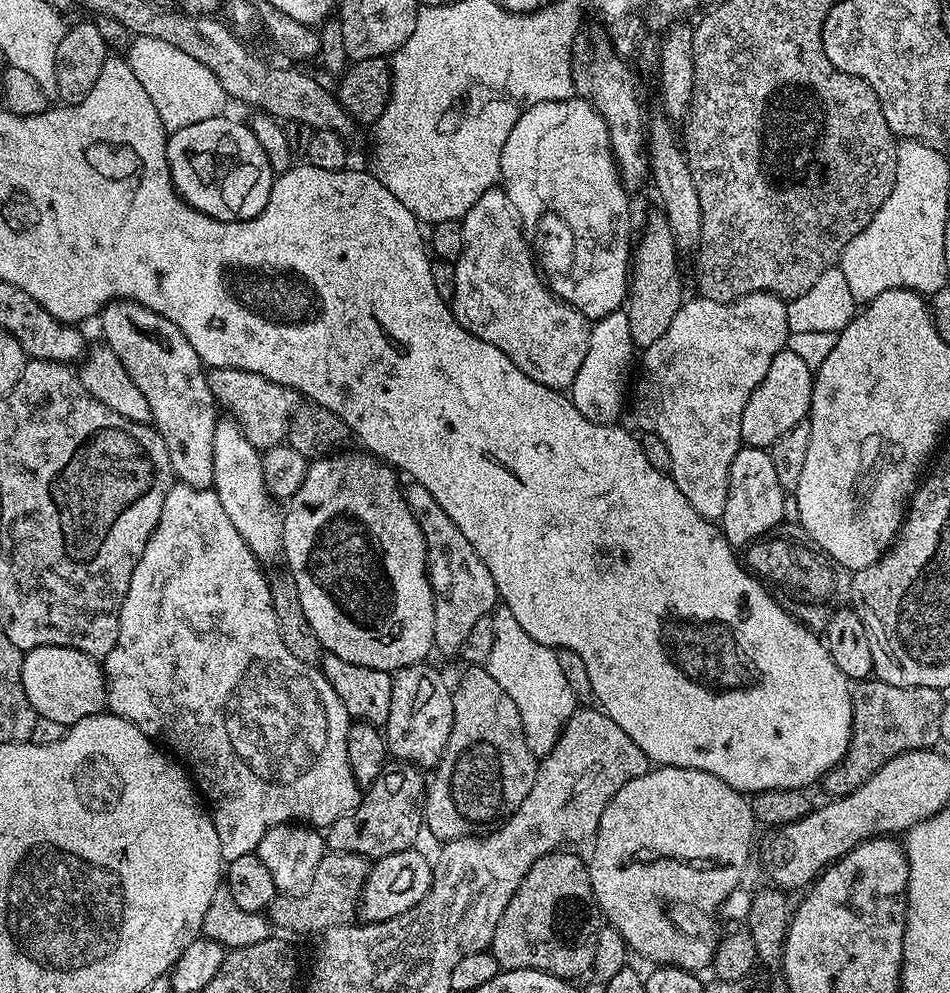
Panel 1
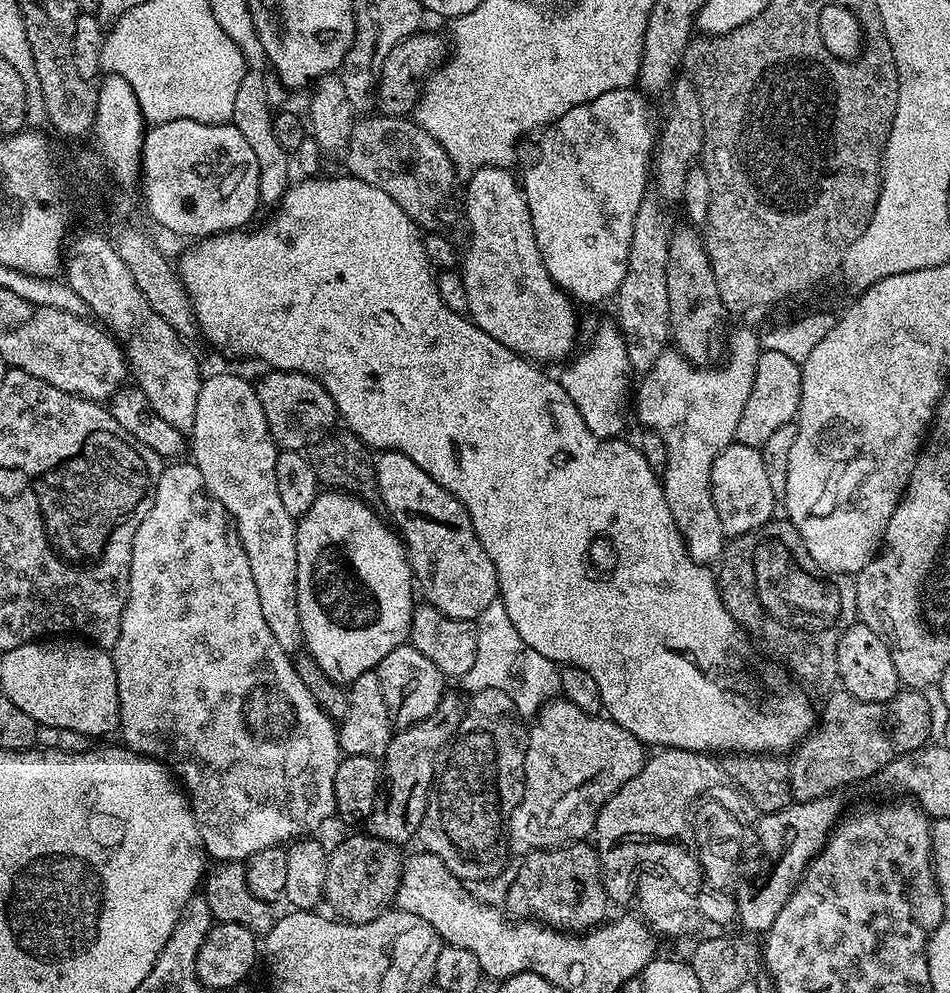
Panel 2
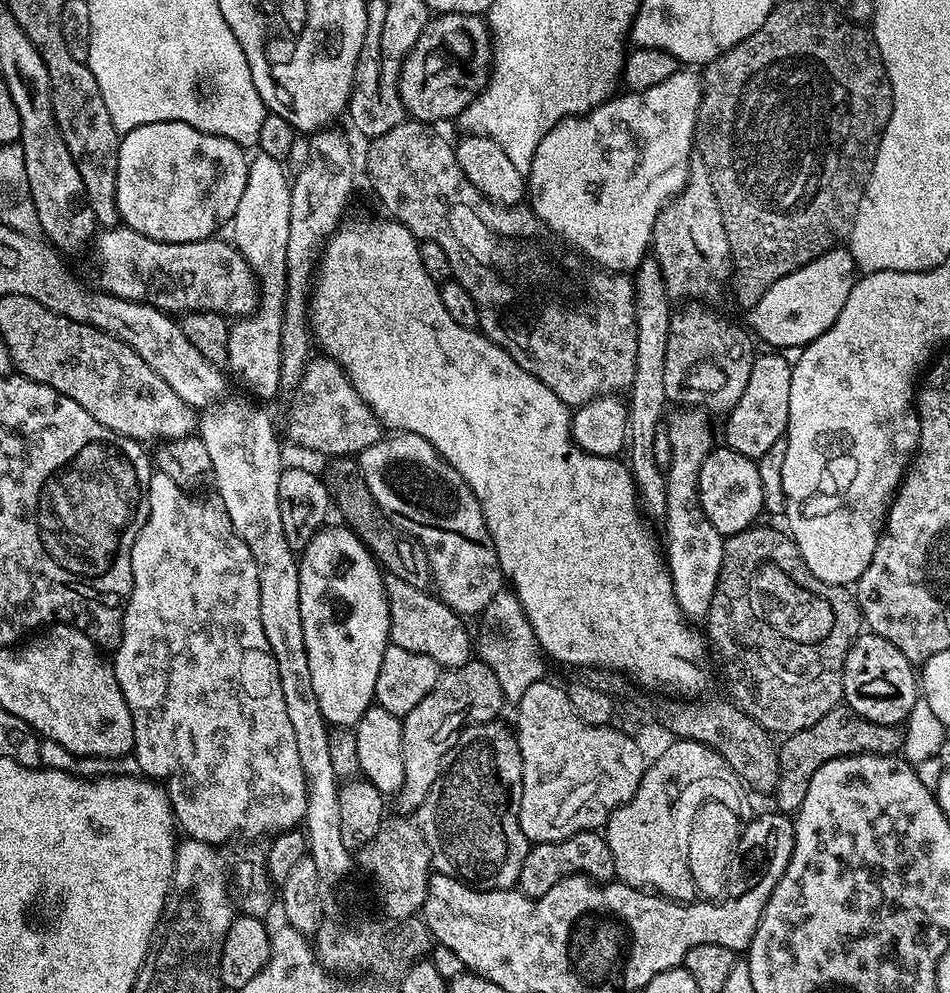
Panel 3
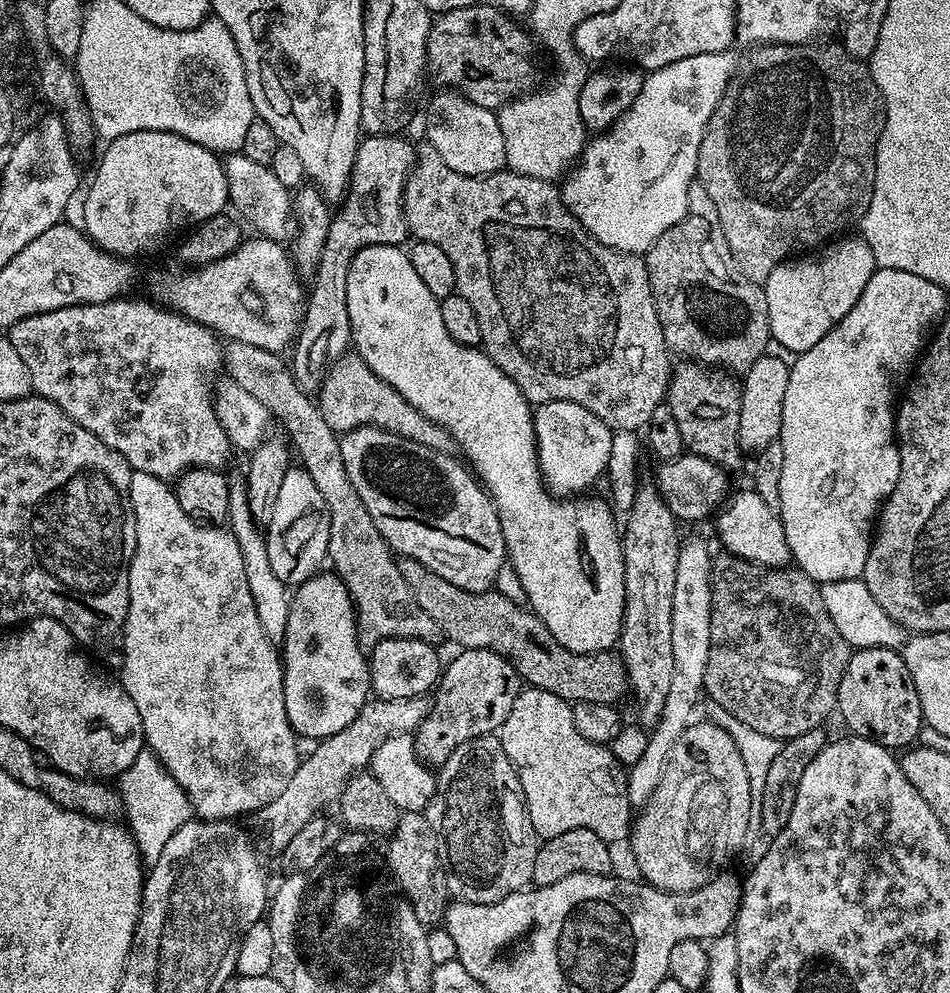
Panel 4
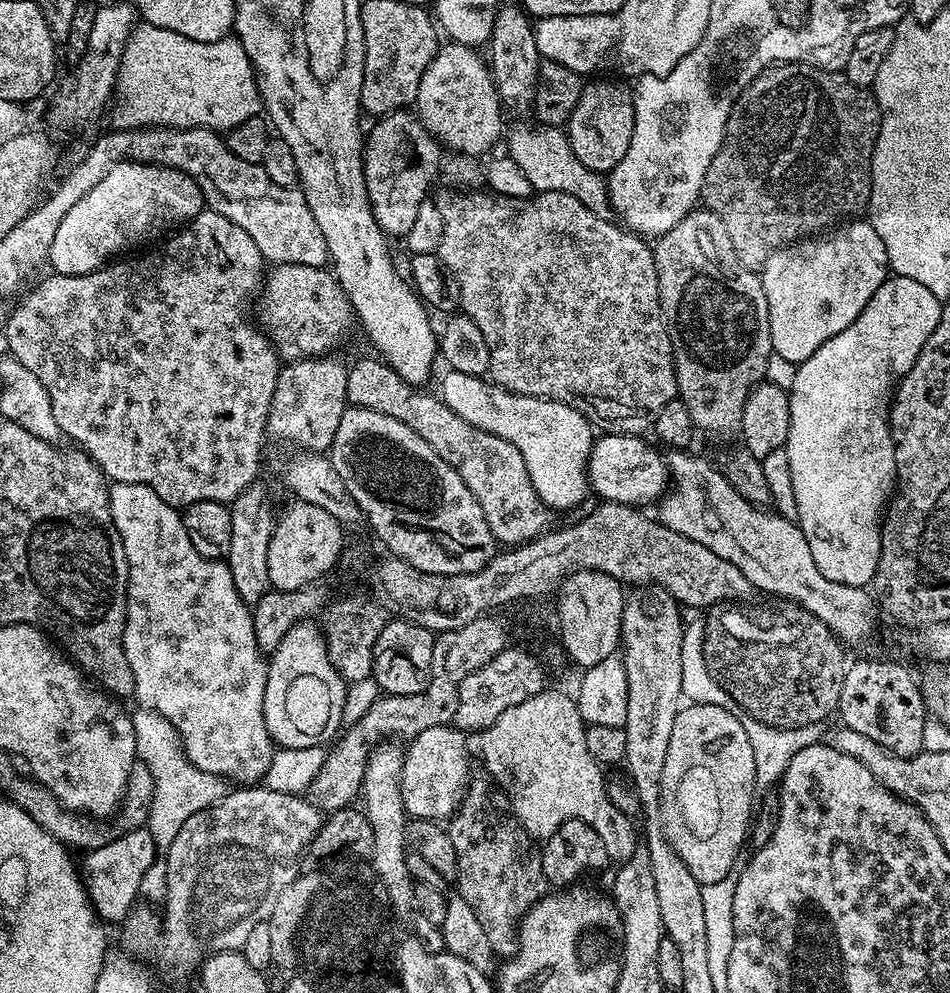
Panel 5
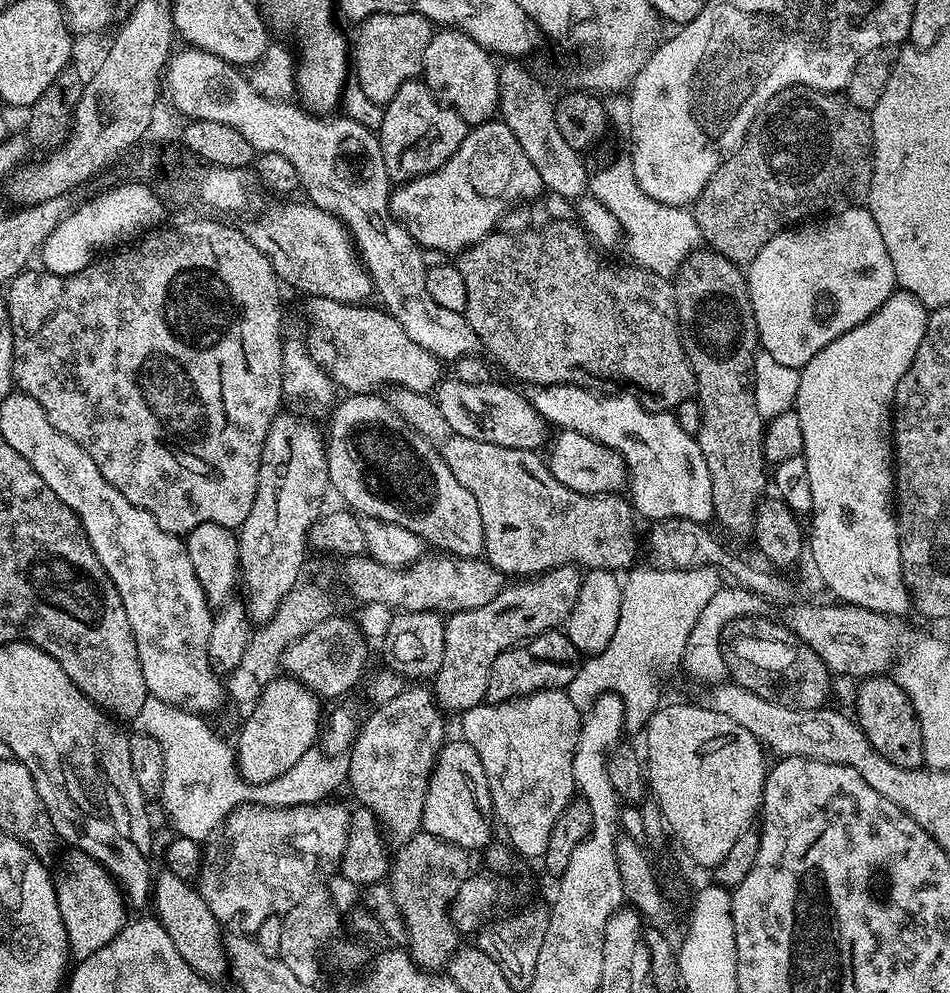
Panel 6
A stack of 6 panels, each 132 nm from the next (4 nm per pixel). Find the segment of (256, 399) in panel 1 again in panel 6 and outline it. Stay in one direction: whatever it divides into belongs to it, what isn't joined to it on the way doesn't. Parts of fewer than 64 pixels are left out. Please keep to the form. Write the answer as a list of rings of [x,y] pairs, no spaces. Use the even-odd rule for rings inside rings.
[[[395,386],[389,387],[387,392],[388,405],[420,437],[430,442],[442,462],[450,466],[450,474],[474,494],[478,514],[482,516],[483,555],[505,577],[531,578],[563,564],[620,574],[637,563],[638,520],[623,495],[615,492],[578,494],[578,490],[570,490],[570,486],[562,486],[562,482],[554,478],[539,451],[506,449],[458,434],[427,392]]]

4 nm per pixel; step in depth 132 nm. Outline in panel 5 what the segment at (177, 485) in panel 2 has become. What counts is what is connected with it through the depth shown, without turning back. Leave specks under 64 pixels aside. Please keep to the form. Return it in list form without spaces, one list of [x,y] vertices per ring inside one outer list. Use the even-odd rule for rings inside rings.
[[[113,483],[109,487],[108,497],[112,521],[122,538],[122,546],[126,550],[126,562],[128,563],[128,617],[124,627],[124,649],[126,650],[126,662],[130,662],[130,670],[134,670],[134,700],[141,704],[139,706],[141,709],[157,712],[162,718],[166,718],[166,722],[170,722],[170,726],[174,726],[174,730],[180,735],[180,745],[184,747],[188,760],[194,762],[198,770],[222,776],[228,782],[237,780],[235,783],[240,786],[252,786],[263,781],[264,776],[270,770],[274,745],[266,730],[266,718],[264,717],[268,660],[258,646],[258,638],[254,634],[252,608],[238,594],[238,590],[234,590],[234,578],[230,576],[227,563],[220,558],[203,556],[194,546],[193,535],[184,525],[183,515],[166,502],[162,502],[162,498],[158,498],[158,494],[150,490],[150,486]]]

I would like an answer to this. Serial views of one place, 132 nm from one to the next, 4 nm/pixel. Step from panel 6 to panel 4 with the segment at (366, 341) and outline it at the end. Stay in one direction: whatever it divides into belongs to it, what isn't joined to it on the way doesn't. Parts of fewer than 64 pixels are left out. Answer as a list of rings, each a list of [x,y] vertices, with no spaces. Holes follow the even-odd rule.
[[[241,239],[240,244],[226,258],[218,258],[209,264],[189,267],[188,272],[156,272],[148,280],[147,295],[153,301],[180,313],[188,320],[204,324],[225,341],[250,342],[250,346],[262,346],[262,350],[283,353],[284,347],[295,341],[304,318],[306,288],[296,271],[289,249],[279,240]]]

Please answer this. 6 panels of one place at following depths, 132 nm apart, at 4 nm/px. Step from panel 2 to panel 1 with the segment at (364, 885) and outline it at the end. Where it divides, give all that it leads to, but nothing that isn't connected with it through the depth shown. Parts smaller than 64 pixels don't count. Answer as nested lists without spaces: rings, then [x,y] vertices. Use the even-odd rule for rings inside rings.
[[[325,851],[318,870],[305,892],[298,896],[277,895],[266,909],[266,915],[273,925],[285,928],[288,932],[317,932],[323,934],[340,924],[352,924],[358,916],[358,901],[364,879],[368,876],[369,857],[349,852]]]

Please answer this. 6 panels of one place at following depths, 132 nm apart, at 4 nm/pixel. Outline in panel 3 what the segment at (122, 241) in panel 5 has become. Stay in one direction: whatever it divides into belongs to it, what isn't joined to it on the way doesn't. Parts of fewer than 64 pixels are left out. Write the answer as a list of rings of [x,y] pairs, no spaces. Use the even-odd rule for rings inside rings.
[[[150,122],[146,126],[138,126],[134,130],[123,133],[118,150],[118,172],[116,174],[116,209],[123,227],[138,230],[138,234],[146,234],[146,238],[154,238],[158,242],[198,242],[215,237],[220,227],[231,221],[241,201],[246,187],[249,157],[244,157],[245,149],[241,145],[230,142],[230,138],[222,138],[214,134],[206,134],[202,130],[194,130],[194,126],[186,126],[186,122]]]

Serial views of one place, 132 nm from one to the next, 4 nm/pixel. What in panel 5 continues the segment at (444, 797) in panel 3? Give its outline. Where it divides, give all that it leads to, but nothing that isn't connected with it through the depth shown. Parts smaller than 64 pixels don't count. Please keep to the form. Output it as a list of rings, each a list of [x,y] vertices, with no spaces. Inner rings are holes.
[[[473,779],[464,791],[462,802],[457,806],[446,824],[446,831],[450,842],[454,846],[456,855],[456,870],[454,873],[455,891],[460,892],[467,905],[474,910],[479,925],[486,932],[490,946],[495,955],[507,958],[516,953],[518,933],[520,931],[520,919],[525,916],[531,908],[543,900],[549,891],[550,885],[542,874],[542,862],[540,853],[533,837],[518,822],[518,818],[512,813],[511,799],[500,791],[499,787],[491,779]]]

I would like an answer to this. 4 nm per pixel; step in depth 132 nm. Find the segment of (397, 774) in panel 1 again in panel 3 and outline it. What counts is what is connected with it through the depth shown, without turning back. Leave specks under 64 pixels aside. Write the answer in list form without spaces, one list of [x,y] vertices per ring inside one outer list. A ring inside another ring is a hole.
[[[473,658],[462,666],[441,671],[438,682],[434,682],[434,690],[430,690],[430,694],[426,694],[426,698],[402,718],[404,781],[394,797],[394,803],[404,811],[401,813],[414,814],[422,806],[460,736],[460,729],[469,722],[497,719],[501,715],[500,707],[505,707],[505,704],[498,678],[494,678],[494,672],[483,660]]]

